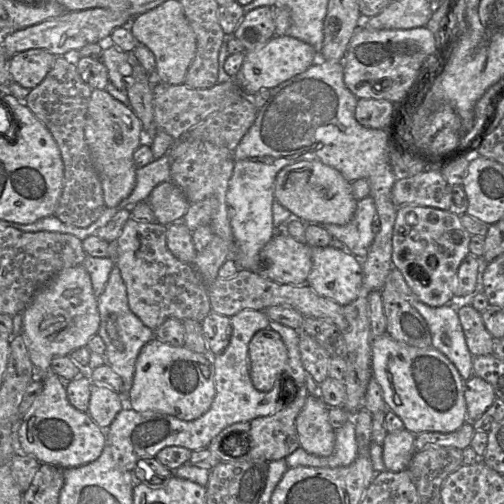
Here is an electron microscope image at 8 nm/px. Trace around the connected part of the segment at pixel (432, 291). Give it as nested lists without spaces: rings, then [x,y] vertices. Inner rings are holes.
[[[423,206],[398,207],[393,229],[392,264],[398,269],[418,300],[430,307],[441,307],[454,301],[458,268],[469,252],[471,235],[464,228],[460,216],[448,211]]]

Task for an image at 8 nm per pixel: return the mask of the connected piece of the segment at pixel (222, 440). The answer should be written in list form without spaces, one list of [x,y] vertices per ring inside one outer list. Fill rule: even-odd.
[[[301,386],[298,389],[295,388],[294,391],[289,403],[281,406],[274,414],[258,417],[248,422],[236,423],[225,428],[212,439],[207,448],[218,458],[219,462],[253,460],[271,462],[285,459],[300,447],[296,418],[309,395],[306,386]]]

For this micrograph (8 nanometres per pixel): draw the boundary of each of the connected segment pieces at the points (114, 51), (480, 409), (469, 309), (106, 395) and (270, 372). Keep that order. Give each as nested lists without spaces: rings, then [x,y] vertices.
[[[111,42],[103,43],[101,60],[108,70],[109,80],[120,90],[126,92],[125,77],[131,75],[132,66],[140,64],[133,52],[118,49]]]
[[[473,375],[464,383],[464,398],[467,408],[467,419],[474,422],[484,415],[496,399],[490,383]]]
[[[469,302],[456,306],[467,347],[473,356],[493,354],[494,338],[487,331],[482,314]]]
[[[92,383],[88,414],[102,429],[107,429],[125,407],[126,398],[106,385]]]
[[[270,328],[256,332],[248,347],[250,378],[260,392],[269,392],[288,363],[288,353],[280,335]]]

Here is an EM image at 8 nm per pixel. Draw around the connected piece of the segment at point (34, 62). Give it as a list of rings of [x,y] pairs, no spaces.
[[[30,48],[15,53],[8,60],[12,81],[28,89],[36,87],[51,69],[55,57],[43,48]]]

